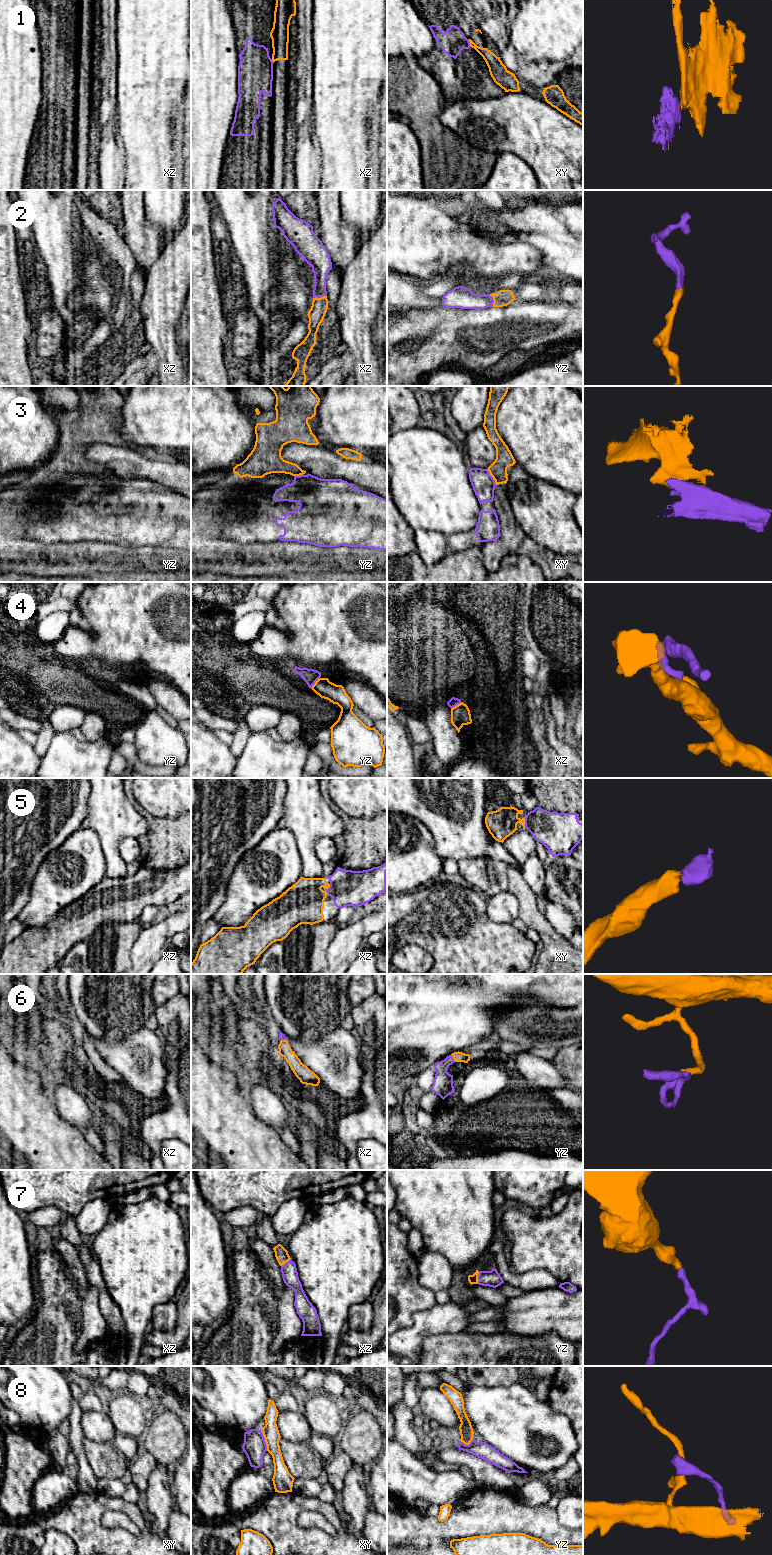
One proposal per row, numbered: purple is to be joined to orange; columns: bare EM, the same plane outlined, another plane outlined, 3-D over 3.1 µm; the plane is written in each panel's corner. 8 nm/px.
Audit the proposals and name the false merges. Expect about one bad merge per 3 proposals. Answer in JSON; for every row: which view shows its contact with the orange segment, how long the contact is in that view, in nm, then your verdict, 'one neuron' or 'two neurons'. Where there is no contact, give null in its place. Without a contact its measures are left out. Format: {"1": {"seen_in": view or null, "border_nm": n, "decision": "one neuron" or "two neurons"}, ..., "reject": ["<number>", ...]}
{"1": {"seen_in": "xy", "border_nm": 70, "decision": "two neurons"}, "2": {"seen_in": "xz", "border_nm": 110, "decision": "one neuron"}, "3": {"seen_in": "xy", "border_nm": 150, "decision": "two neurons"}, "4": {"seen_in": "yz", "border_nm": 120, "decision": "two neurons"}, "5": {"seen_in": "xy", "border_nm": 90, "decision": "one neuron"}, "6": {"seen_in": "yz", "border_nm": 70, "decision": "one neuron"}, "7": {"seen_in": "yz", "border_nm": 110, "decision": "one neuron"}, "8": {"seen_in": "xy", "border_nm": 160, "decision": "two neurons"}, "reject": ["1", "3", "4", "8"]}

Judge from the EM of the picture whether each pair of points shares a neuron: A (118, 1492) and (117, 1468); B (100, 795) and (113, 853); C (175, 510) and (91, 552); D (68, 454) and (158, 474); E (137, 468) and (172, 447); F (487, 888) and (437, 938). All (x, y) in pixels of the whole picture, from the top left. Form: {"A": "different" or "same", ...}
{"A": "different", "B": "same", "C": "different", "D": "different", "E": "different", "F": "different"}

